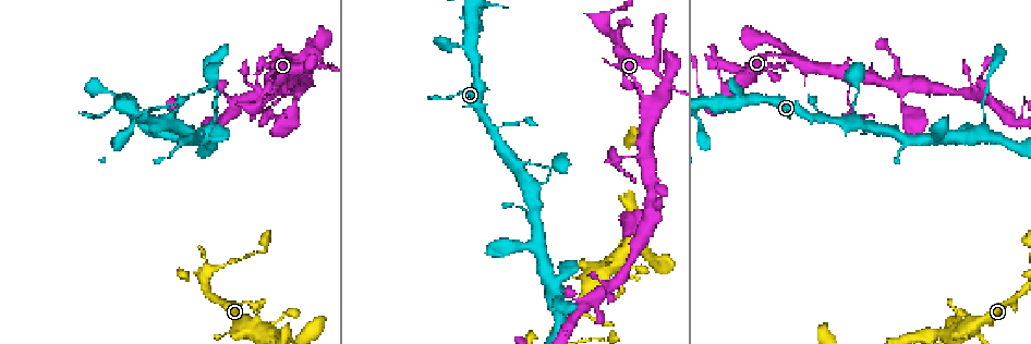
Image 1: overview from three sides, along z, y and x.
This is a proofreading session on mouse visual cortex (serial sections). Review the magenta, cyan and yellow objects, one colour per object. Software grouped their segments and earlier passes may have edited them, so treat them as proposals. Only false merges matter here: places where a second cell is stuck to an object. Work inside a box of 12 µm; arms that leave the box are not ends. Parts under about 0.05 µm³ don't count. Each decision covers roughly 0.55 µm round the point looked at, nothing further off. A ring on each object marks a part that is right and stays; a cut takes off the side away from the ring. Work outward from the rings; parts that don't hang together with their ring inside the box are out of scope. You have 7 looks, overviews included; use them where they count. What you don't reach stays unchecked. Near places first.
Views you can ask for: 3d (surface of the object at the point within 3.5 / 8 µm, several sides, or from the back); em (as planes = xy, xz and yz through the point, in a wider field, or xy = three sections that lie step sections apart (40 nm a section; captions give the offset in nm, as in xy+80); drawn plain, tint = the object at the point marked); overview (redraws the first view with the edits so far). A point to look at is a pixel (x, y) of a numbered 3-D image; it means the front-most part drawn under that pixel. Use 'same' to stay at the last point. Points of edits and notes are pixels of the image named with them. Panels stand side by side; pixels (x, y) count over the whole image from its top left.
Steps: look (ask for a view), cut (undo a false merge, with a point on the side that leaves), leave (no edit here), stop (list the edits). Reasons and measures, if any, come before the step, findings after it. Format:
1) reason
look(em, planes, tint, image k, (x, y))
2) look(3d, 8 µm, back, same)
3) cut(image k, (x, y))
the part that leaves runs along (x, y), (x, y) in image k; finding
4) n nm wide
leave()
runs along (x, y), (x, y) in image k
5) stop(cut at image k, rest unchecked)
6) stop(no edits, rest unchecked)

small branch off a trunk
look(3d, 3.5 µm, image 1, (296, 79))

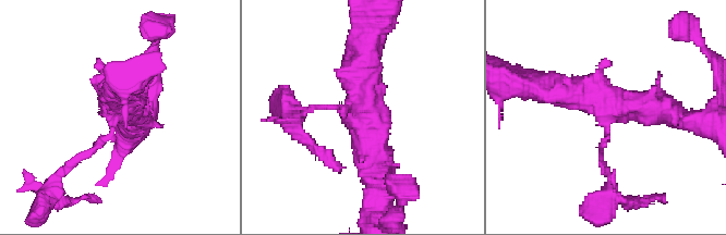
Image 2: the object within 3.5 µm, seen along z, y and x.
need the tissue
look(em, xy, step 2, tint, image 2, (610, 104))

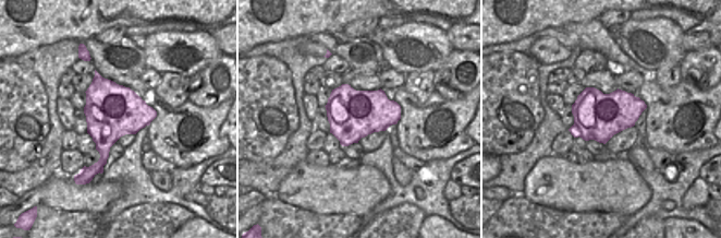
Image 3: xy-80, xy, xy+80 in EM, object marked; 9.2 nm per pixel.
look(em, xy, step 1, tint, same)

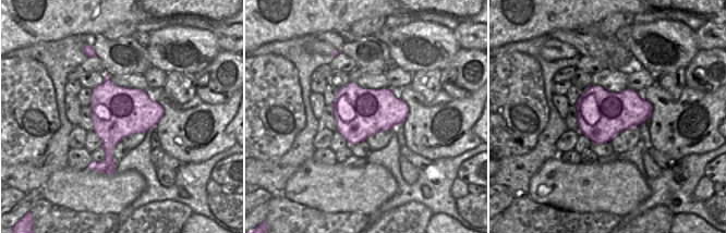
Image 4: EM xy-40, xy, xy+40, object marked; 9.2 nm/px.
leave()
continuous, no second cell

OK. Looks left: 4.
abrupt turn
look(3d, 3.5 µm, image 1, (256, 109))

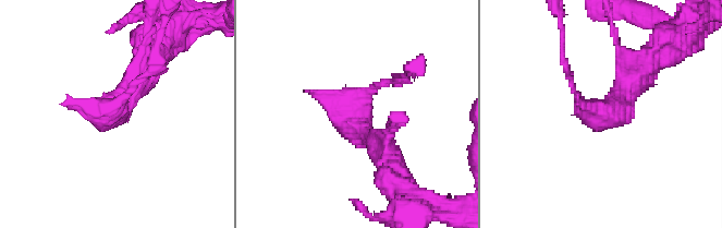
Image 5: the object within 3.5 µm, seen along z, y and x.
need the tissue
look(em, planes, tint, image 5, (356, 100))

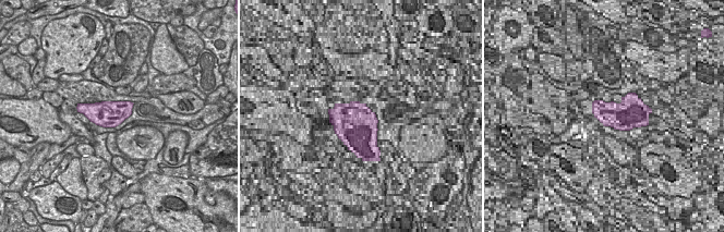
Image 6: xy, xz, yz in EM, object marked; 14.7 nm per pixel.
leave()
runs along (380, 146), (354, 103), (401, 76) in image 5; one cell here

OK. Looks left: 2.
thick turns thin
look(3d, 3.5 µm, image 1, (292, 113))

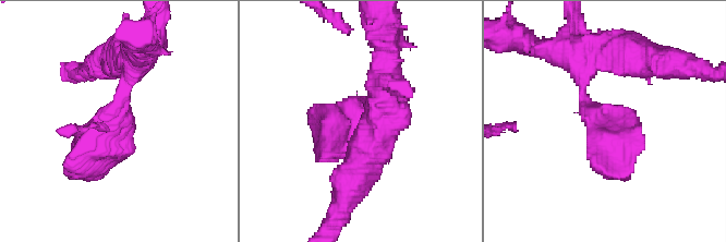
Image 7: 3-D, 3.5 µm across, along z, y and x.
arms of 250, 500 nm; now the EM
look(em, xy, step 3, tint, image 7, (596, 114))

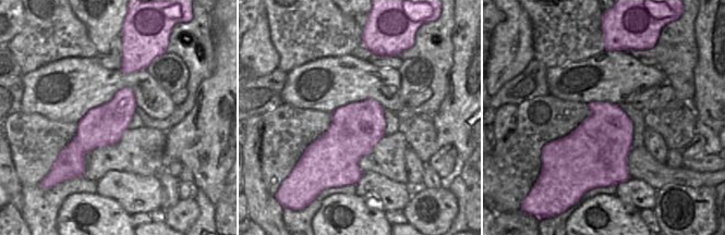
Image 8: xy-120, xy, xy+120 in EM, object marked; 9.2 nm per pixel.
480 nm wide
leave()
runs along (137, 55), (117, 125), (76, 169) in image 7; one cell here

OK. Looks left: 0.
stop(no edits, rest unchecked)

